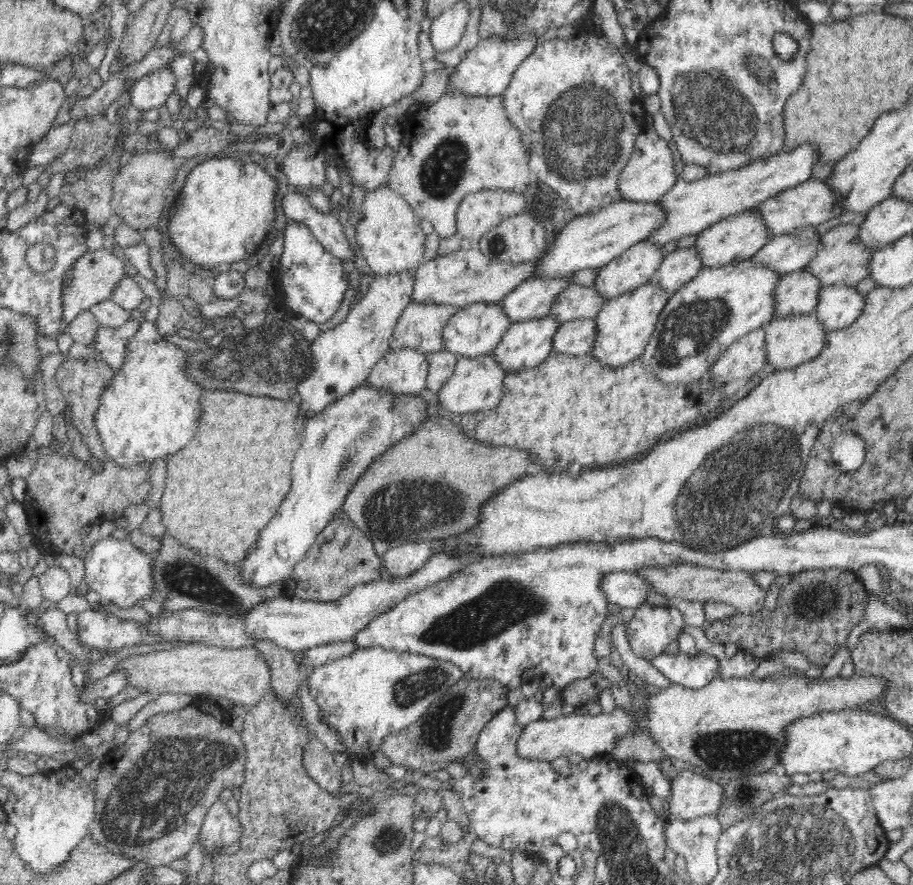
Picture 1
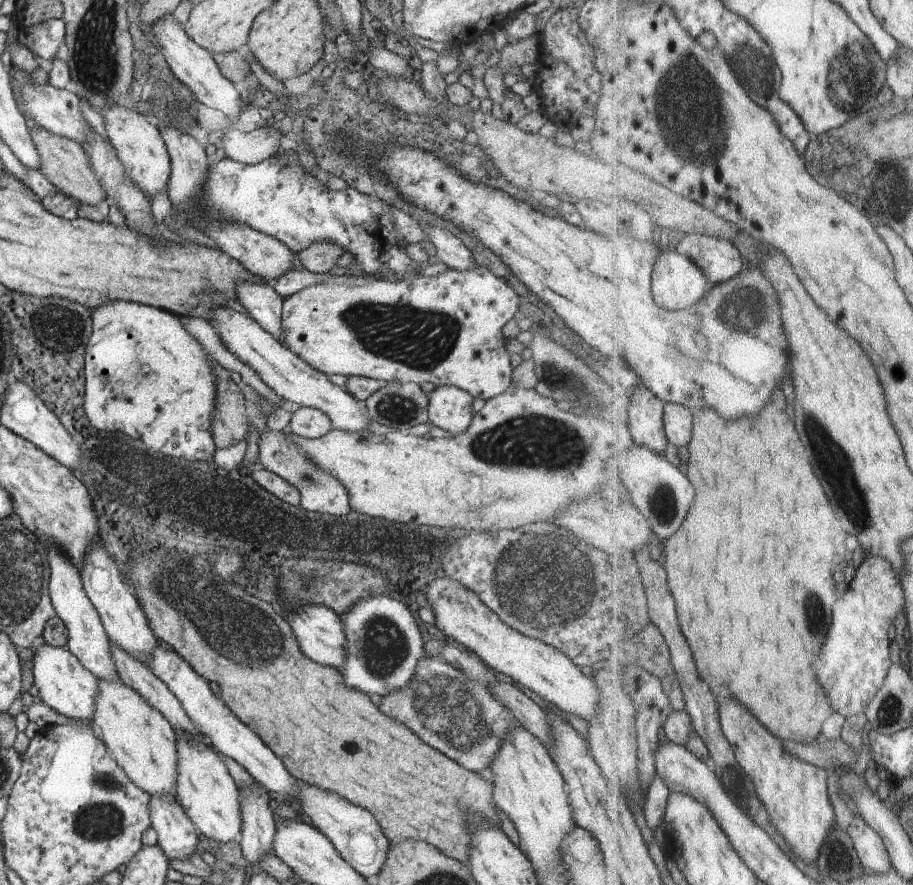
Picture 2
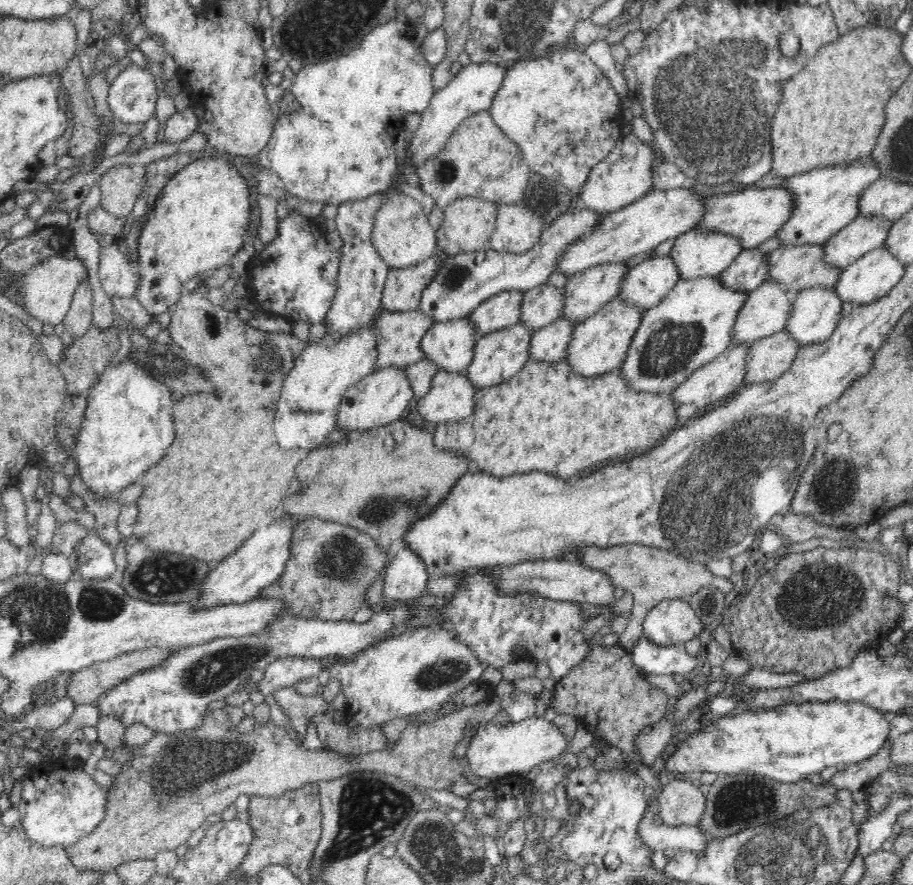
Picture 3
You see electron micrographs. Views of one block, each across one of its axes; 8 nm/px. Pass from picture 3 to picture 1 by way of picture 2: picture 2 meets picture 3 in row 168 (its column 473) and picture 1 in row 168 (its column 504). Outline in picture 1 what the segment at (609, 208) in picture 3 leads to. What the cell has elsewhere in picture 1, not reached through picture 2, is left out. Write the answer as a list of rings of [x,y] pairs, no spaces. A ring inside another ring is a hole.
[[[647,127],[644,132],[636,136],[631,159],[618,176],[618,191],[626,201],[658,203],[678,179],[679,176],[674,170],[674,156],[668,142],[660,137],[654,128]]]

